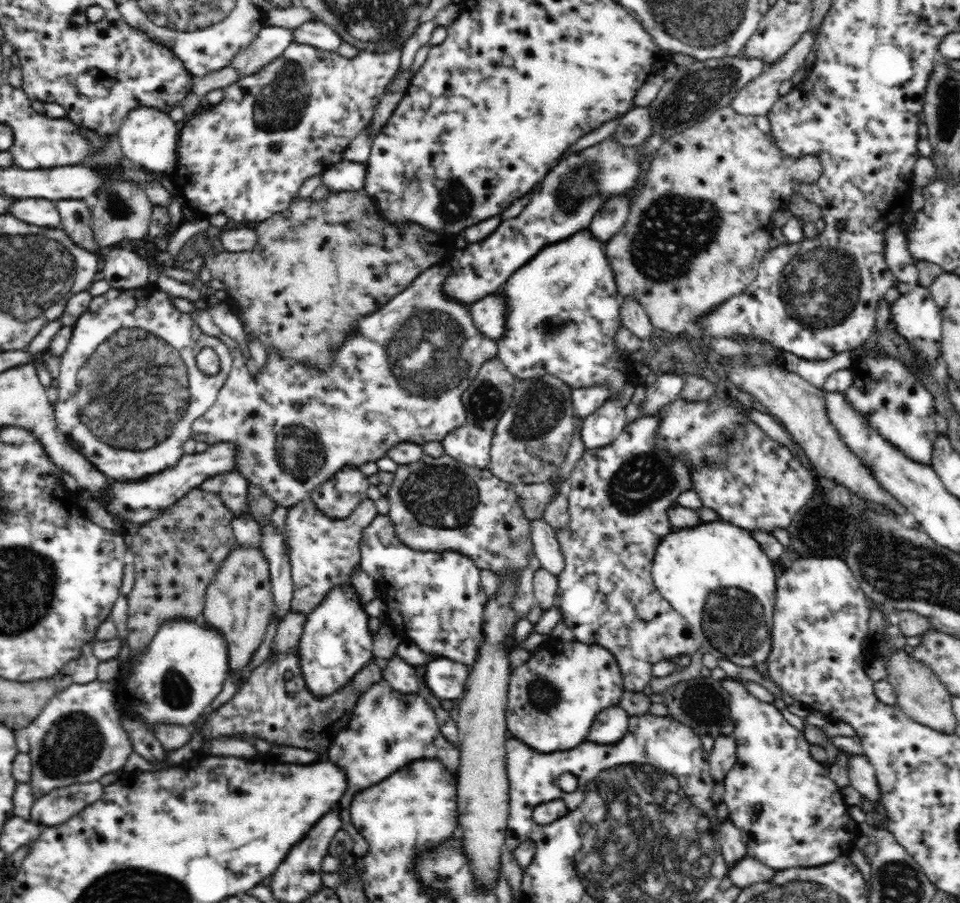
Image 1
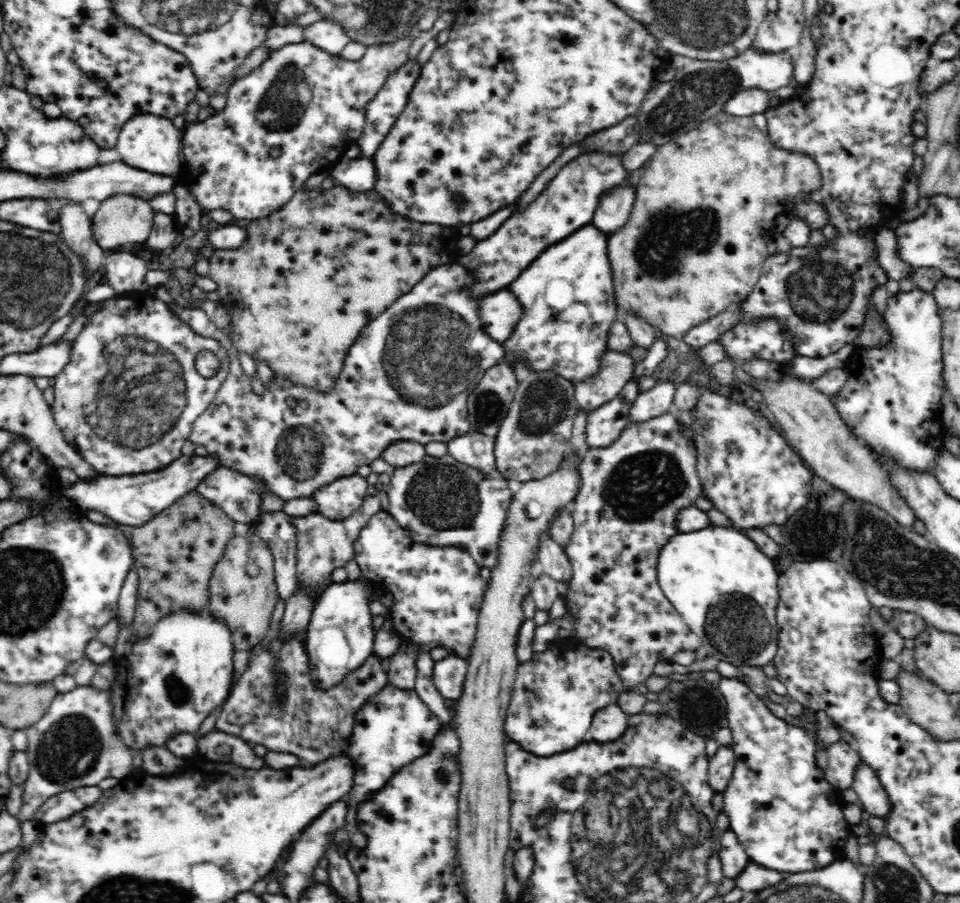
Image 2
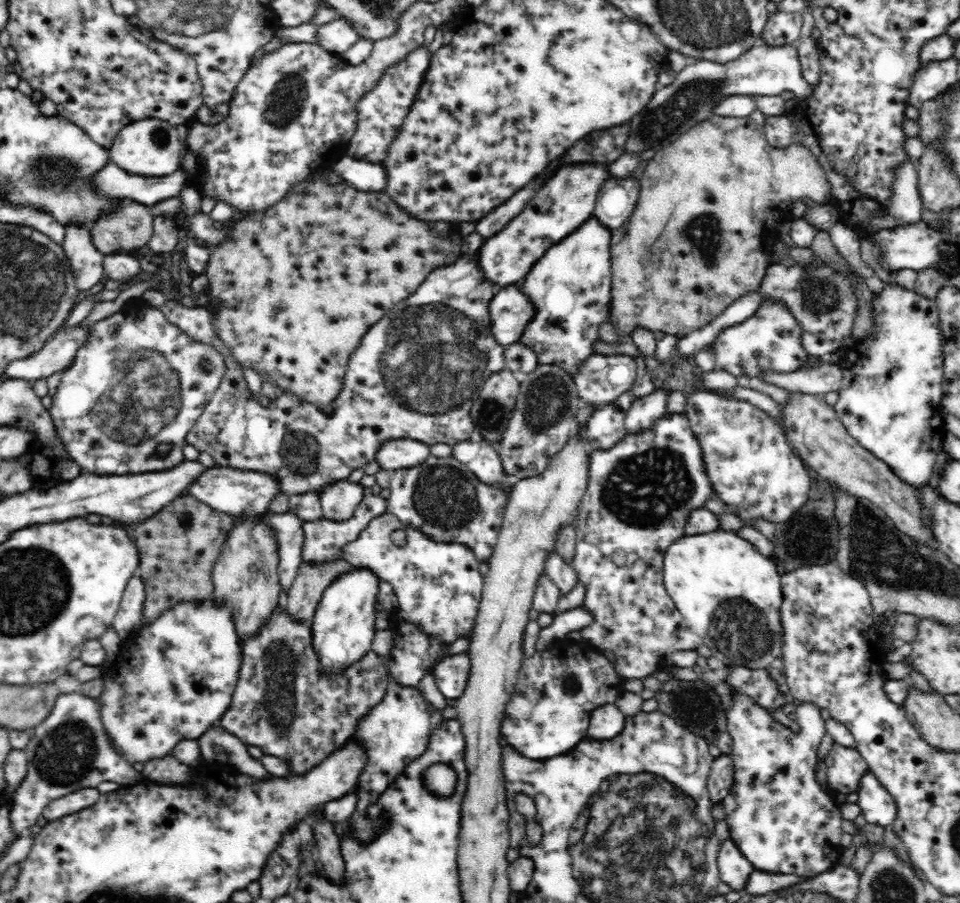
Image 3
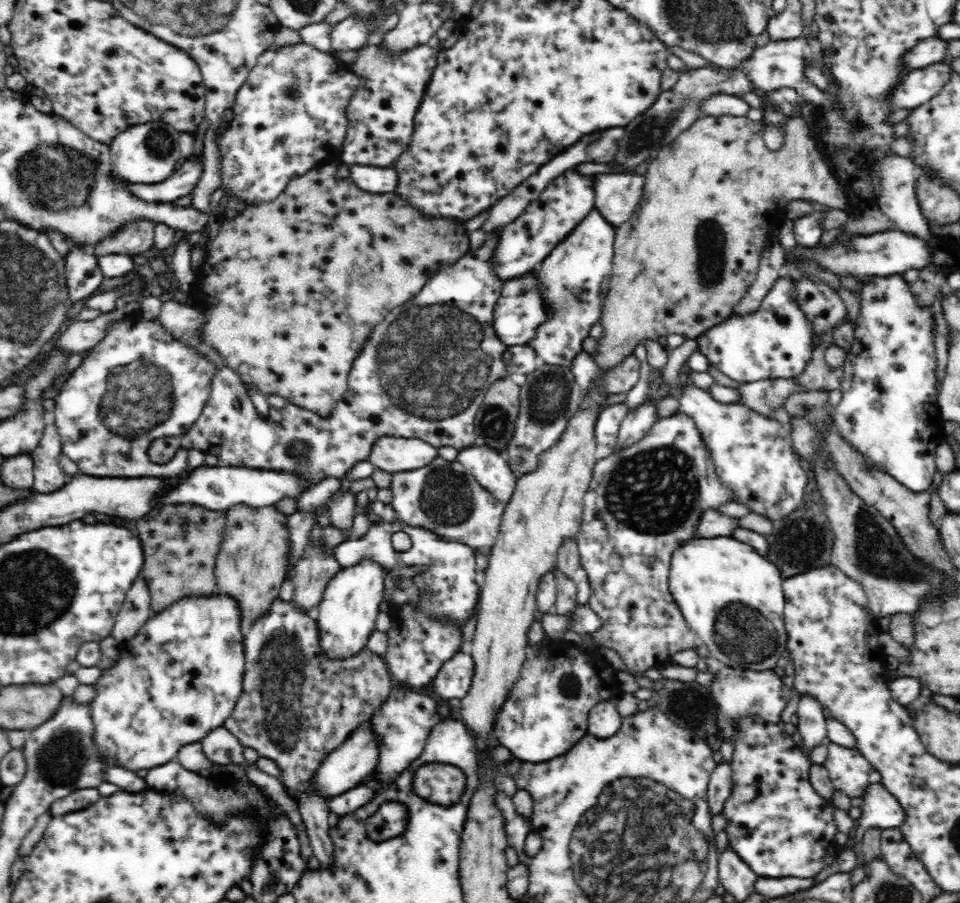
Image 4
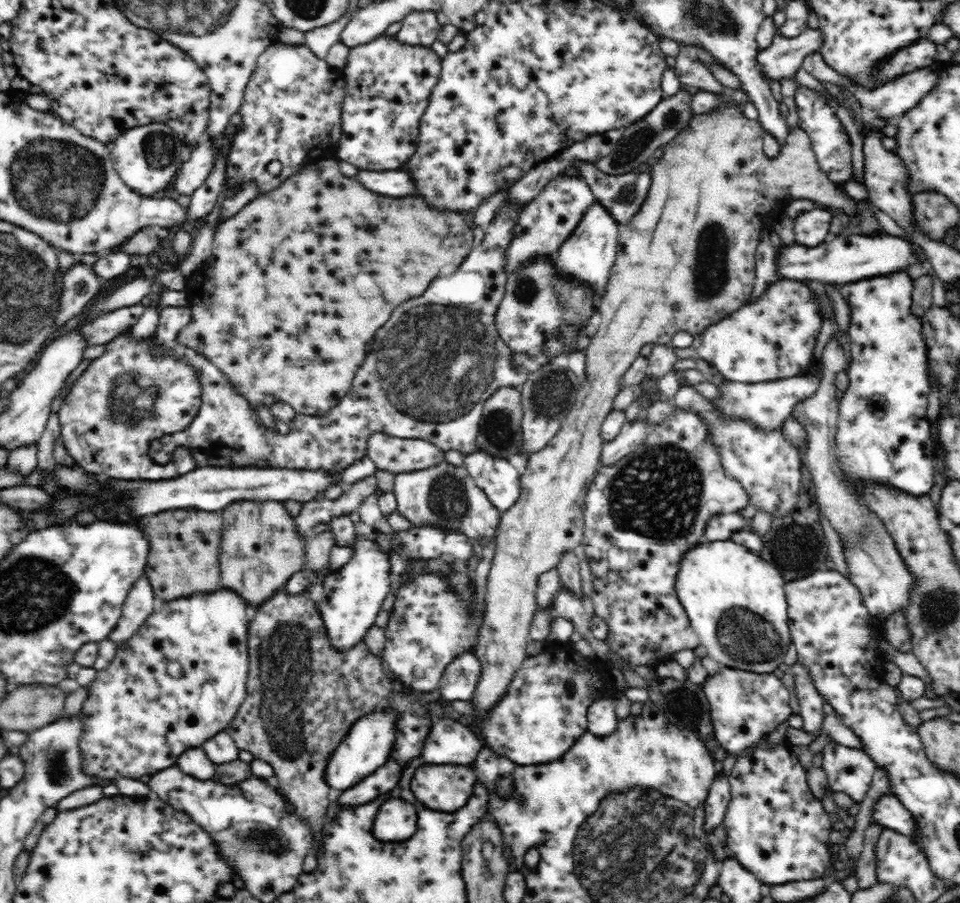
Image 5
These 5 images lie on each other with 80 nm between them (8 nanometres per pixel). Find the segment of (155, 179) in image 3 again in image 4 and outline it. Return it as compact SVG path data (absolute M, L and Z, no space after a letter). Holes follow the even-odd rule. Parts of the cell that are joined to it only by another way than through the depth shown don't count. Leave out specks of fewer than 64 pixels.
M190 156L188 159L181 162L181 164L178 166L178 168L174 171L174 174L171 174L170 176L168 176L168 178L166 178L166 180L162 180L162 182L154 182L154 184L136 184L135 182L125 182L125 180L123 180L123 178L118 177L118 179L122 179L122 181L124 181L124 183L126 183L126 189L130 190L130 192L134 193L134 195L138 196L138 198L140 198L146 202L170 202L170 201L176 200L177 198L180 198L182 196L186 196L186 194L191 194L191 192L193 191L193 188L196 186L196 184L198 184L198 181L200 180L201 176L202 176L202 156L201 157Z

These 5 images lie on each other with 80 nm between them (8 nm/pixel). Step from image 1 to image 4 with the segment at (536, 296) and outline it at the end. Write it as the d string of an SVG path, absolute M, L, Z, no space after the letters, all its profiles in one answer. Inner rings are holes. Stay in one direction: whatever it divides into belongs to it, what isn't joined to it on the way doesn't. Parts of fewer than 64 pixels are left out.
M598 209L591 210L582 222L564 239L556 245L554 250L535 268L538 277L538 289L542 291L542 299L546 303L548 320L538 327L535 338L529 343L539 357L548 365L571 367L574 358L583 349L583 341L590 336L590 329L600 322L602 305L609 289L614 256L615 226L612 226Z

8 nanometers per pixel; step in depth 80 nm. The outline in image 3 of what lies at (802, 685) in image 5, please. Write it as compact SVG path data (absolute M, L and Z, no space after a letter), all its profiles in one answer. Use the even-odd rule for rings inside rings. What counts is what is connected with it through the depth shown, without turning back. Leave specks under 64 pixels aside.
M741 692L732 694L732 706L725 712L727 731L733 742L731 757L734 765L734 784L722 802L730 831L729 838L758 871L806 878L819 876L832 869L839 863L844 851L840 845L844 834L843 814L834 792L831 789L824 791L814 775L814 766L818 762L817 748L826 734L820 709L811 702L798 702L795 710L796 732L778 723L770 712Z

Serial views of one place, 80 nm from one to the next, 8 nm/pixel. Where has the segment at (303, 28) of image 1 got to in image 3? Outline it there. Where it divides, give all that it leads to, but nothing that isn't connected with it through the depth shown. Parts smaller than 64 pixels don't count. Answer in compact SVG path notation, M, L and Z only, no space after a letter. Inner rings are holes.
M335 19L318 26L318 44L333 54L346 52L352 44L360 40L358 31L348 23L348 19Z

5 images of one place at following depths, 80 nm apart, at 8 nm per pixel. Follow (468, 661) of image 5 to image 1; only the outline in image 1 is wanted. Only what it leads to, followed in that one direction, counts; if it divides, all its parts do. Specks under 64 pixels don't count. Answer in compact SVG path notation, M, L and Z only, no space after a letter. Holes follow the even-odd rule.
M433 658L425 666L423 680L431 692L441 700L456 700L465 693L469 667L448 658Z

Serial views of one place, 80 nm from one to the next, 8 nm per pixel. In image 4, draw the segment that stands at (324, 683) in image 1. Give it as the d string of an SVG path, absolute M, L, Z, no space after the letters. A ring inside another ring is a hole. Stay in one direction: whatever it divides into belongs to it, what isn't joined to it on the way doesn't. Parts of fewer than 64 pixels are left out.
M370 558L358 564L343 568L329 581L322 595L322 601L314 613L320 633L322 652L334 659L347 659L366 648L370 633L375 629L376 615L384 600L384 577L386 572L378 562Z

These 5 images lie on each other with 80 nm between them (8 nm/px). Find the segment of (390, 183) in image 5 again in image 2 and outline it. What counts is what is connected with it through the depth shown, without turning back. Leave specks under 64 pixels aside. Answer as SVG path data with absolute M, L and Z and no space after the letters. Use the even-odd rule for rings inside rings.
M342 157L328 173L334 184L344 186L351 191L366 192L376 186L376 172L372 159L362 157L351 159Z

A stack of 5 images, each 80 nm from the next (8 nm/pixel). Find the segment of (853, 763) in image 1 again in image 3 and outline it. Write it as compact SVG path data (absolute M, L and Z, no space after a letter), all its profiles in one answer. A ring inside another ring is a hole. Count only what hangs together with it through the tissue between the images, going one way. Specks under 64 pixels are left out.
M868 771L860 778L856 792L859 797L857 804L866 823L890 828L897 818L897 806L894 797L872 772Z

